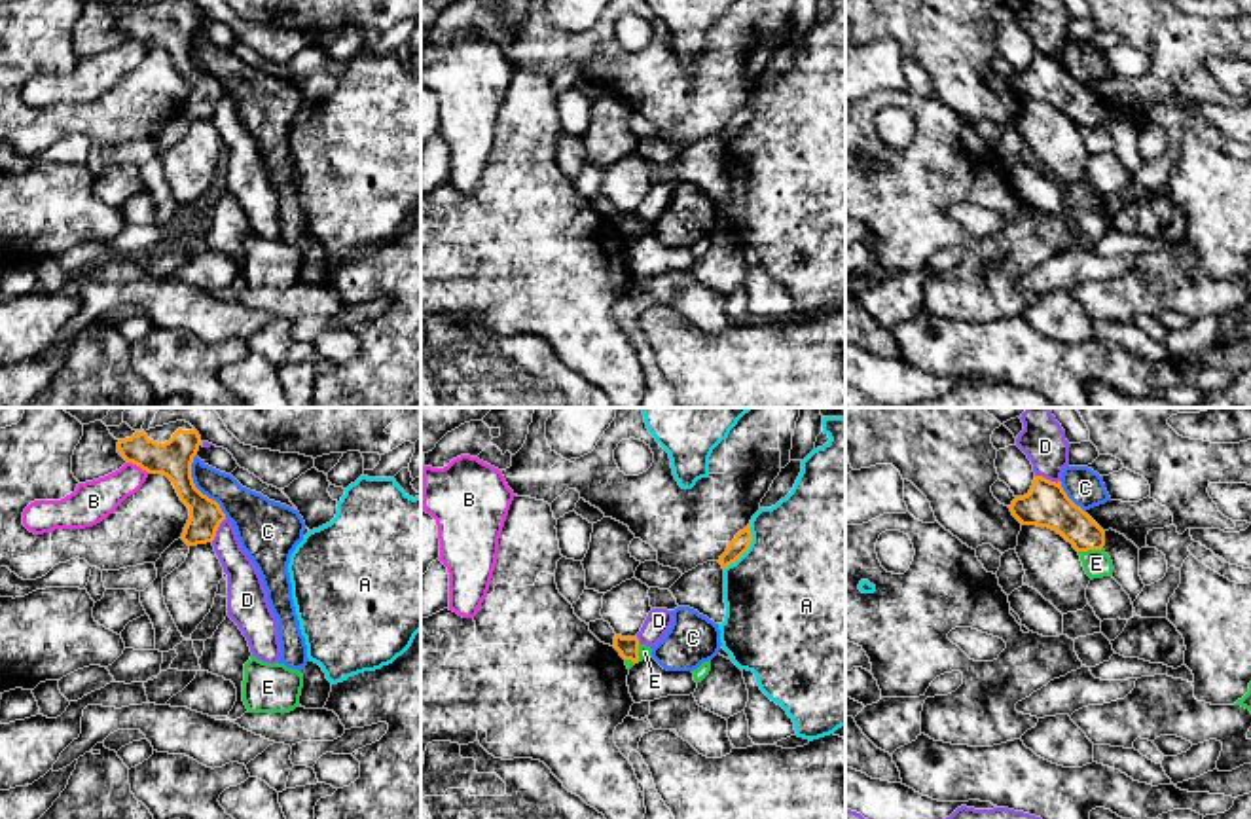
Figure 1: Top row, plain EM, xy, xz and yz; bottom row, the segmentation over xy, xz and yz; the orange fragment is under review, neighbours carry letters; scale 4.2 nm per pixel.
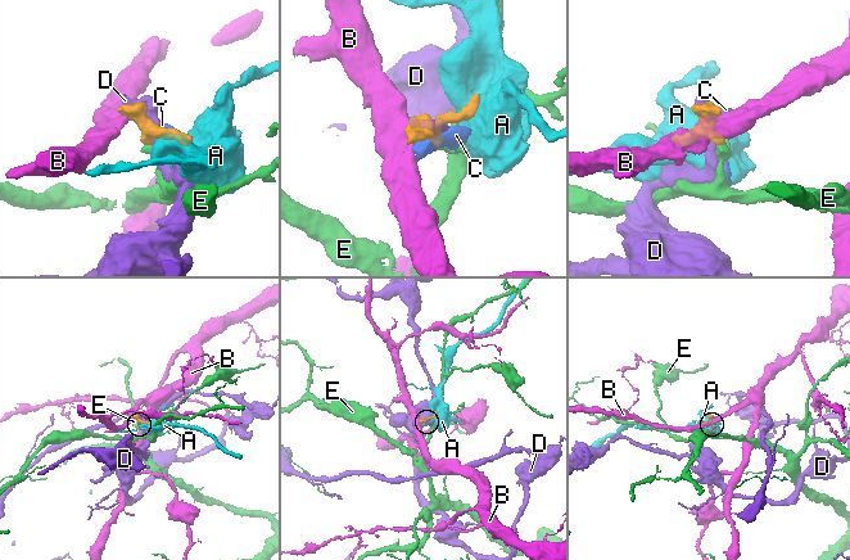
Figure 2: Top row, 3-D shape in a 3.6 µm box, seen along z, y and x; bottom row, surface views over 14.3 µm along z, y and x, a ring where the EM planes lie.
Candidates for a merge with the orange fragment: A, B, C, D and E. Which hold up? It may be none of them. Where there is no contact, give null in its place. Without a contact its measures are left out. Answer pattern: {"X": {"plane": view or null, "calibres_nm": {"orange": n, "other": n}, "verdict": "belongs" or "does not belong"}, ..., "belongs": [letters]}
{"A": {"plane": "xz", "calibres_nm": {"orange": 80, "other": 500}, "verdict": "does not belong"}, "B": {"plane": "xy", "calibres_nm": {"orange": 160, "other": 180}, "verdict": "does not belong"}, "C": {"plane": "xy", "calibres_nm": {"orange": 160, "other": 170}, "verdict": "does not belong"}, "D": {"plane": "yz", "calibres_nm": {"orange": 190, "other": 190}, "verdict": "does not belong"}, "E": {"plane": "yz", "calibres_nm": {"orange": 180, "other": 120}, "verdict": "does not belong"}, "belongs": []}

